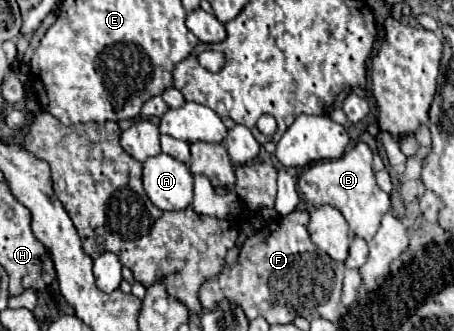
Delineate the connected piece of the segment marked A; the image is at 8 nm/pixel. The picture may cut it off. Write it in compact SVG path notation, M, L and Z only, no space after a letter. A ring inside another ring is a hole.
M166 153L144 161L142 185L150 201L162 211L180 211L192 203L192 175L188 167Z

